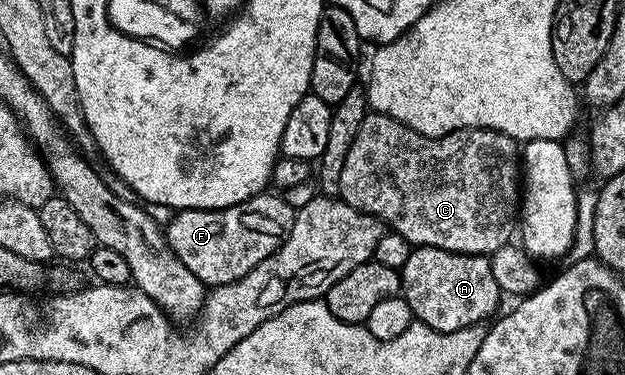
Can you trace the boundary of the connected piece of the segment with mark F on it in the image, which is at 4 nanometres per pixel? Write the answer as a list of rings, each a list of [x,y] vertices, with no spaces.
[[[263,191],[257,197],[227,209],[179,209],[164,227],[168,247],[172,247],[176,259],[180,259],[180,263],[184,263],[184,267],[188,267],[188,271],[192,271],[192,275],[196,275],[196,279],[206,286],[231,285],[236,279],[248,275],[256,263],[264,263],[264,259],[268,259],[268,255],[272,255],[281,247],[284,239],[288,239],[296,209],[282,197],[285,196]]]

